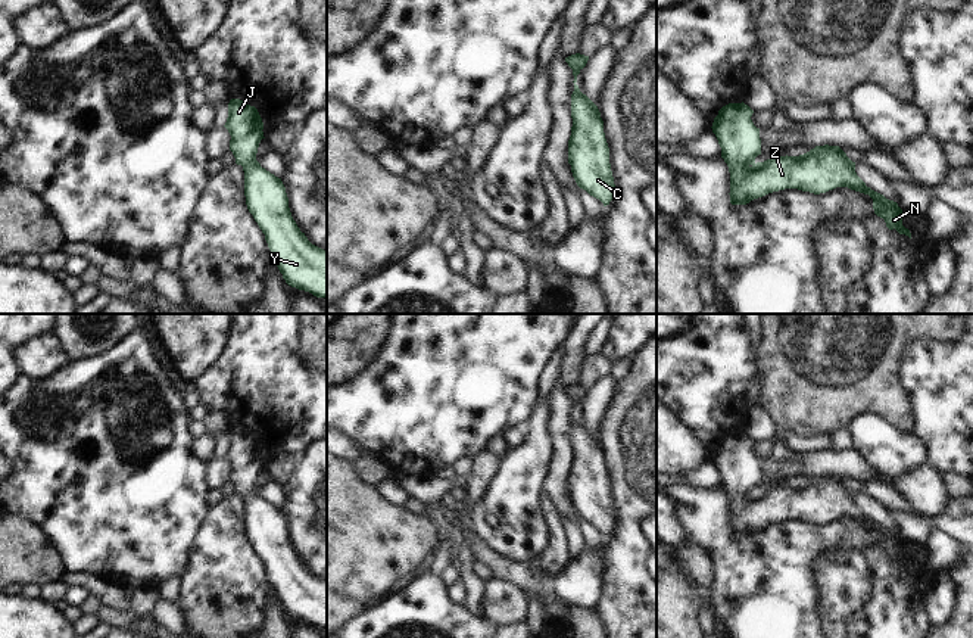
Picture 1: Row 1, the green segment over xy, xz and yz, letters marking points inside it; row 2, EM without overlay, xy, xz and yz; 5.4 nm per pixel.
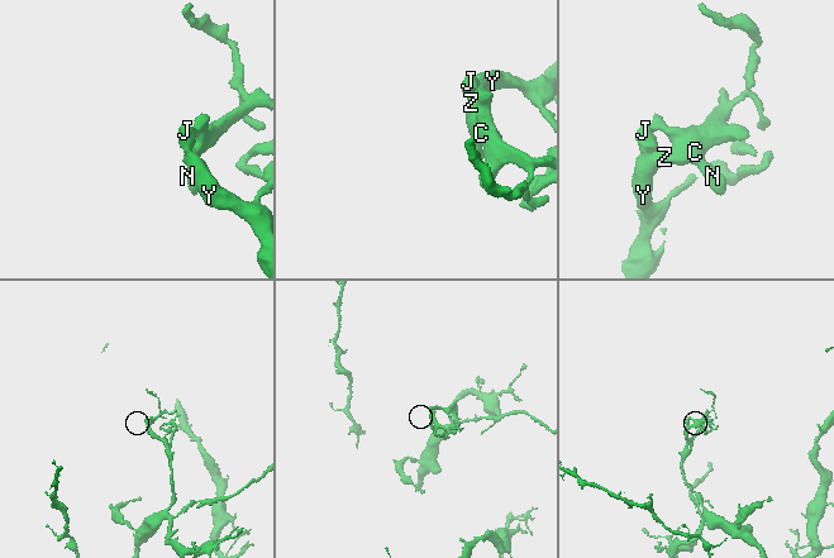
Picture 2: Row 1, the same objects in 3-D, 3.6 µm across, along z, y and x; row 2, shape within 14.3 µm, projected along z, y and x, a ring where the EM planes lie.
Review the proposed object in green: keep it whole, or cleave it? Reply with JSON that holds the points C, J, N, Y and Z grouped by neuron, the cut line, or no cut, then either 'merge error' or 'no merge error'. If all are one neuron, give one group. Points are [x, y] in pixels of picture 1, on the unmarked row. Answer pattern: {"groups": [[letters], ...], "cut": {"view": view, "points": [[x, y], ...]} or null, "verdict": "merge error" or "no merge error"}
{"groups": [["C", "J", "N", "Y", "Z"]], "cut": null, "verdict": "no merge error"}

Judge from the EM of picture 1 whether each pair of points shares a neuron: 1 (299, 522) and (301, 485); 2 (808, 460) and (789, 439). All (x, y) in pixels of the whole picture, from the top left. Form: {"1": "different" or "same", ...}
{"1": "same", "2": "different"}

